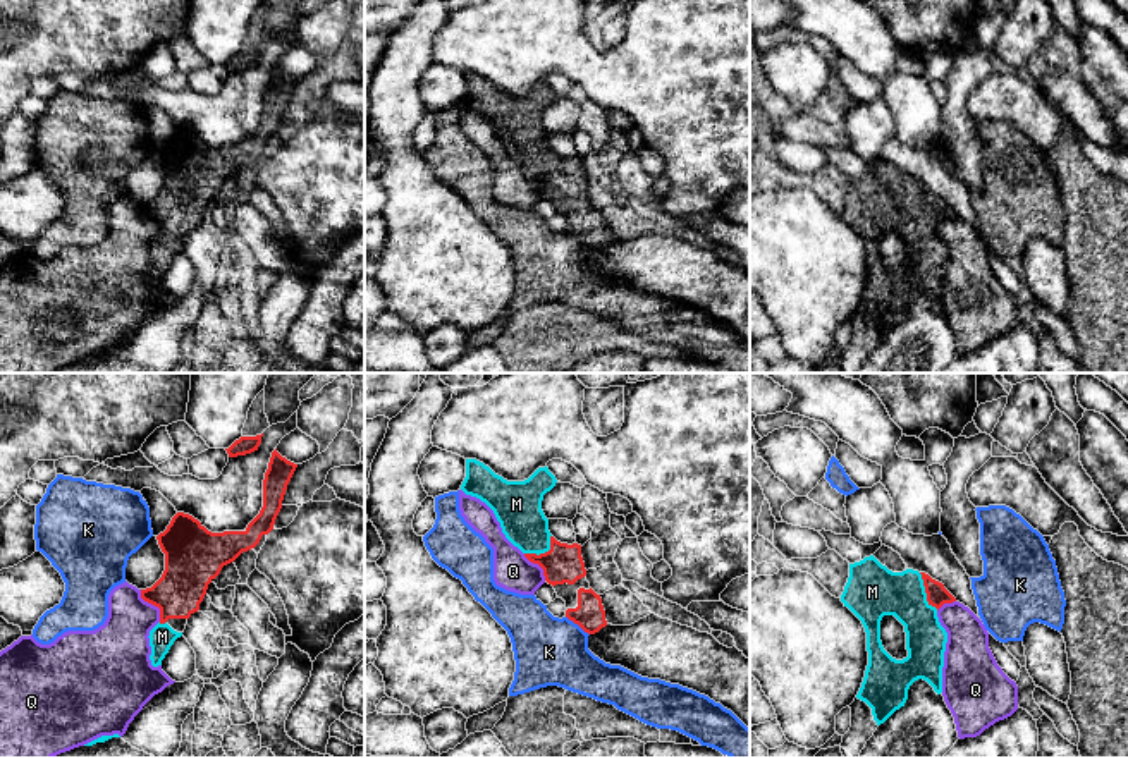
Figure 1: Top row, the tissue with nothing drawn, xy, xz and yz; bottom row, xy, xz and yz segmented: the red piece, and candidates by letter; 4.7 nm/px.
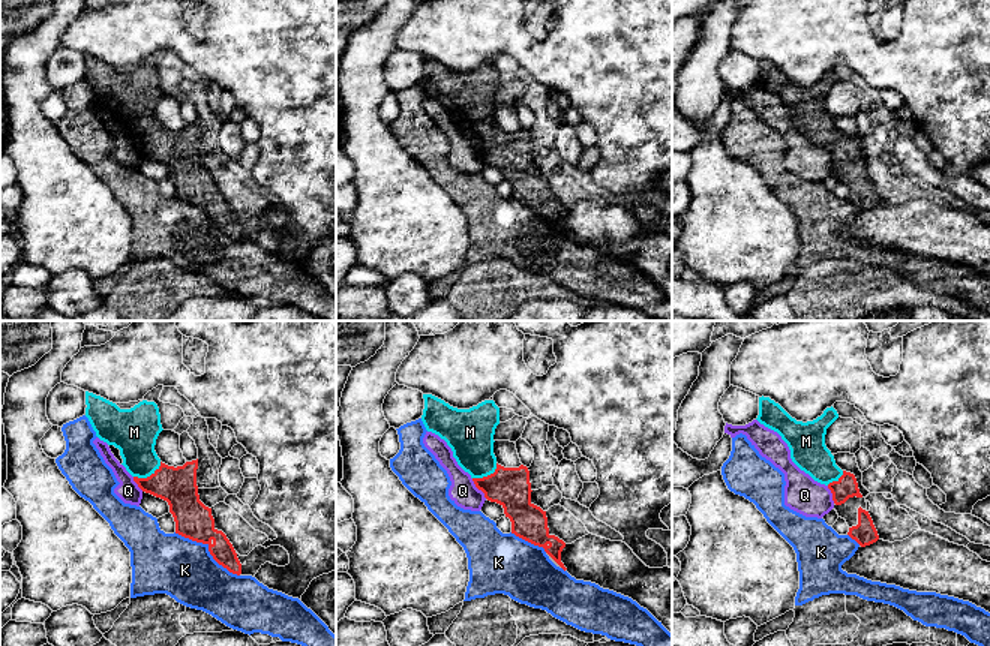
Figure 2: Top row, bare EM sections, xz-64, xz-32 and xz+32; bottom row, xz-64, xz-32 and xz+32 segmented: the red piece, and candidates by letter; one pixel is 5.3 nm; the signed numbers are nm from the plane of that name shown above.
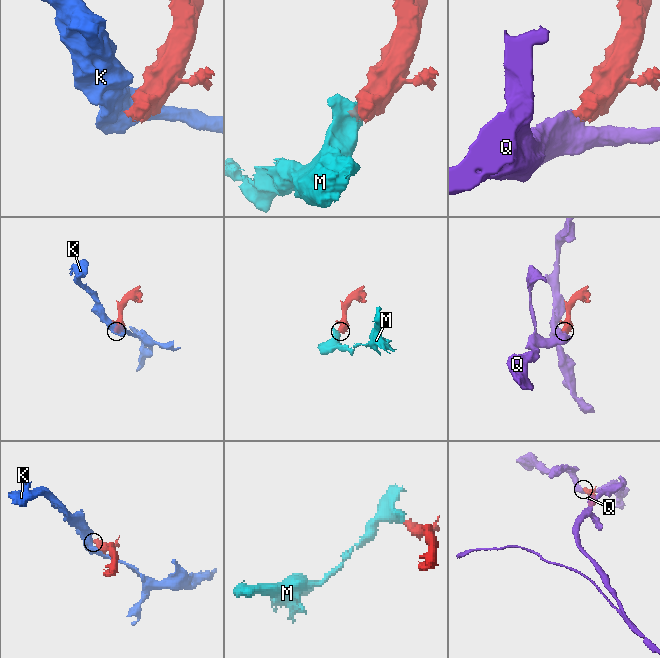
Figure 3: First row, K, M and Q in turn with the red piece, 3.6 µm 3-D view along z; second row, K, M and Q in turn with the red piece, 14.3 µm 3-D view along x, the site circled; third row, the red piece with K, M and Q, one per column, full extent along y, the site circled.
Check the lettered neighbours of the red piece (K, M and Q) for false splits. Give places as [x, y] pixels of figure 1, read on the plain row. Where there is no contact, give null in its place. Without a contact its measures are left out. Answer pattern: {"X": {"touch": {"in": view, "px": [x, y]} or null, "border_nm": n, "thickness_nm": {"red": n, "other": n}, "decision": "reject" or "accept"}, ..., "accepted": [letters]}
{"K": {"touch": {"in": "xz", "px": [578, 239]}, "border_nm": 140, "thickness_nm": {"red": 140, "other": 320}, "decision": "reject"}, "M": {"touch": {"in": "yz", "px": [925, 207]}, "border_nm": 200, "thickness_nm": {"red": 100, "other": 260}, "decision": "accept"}, "Q": {"touch": {"in": "xy", "px": [153, 219]}, "border_nm": 180, "thickness_nm": {"red": 240, "other": 260}, "decision": "reject"}, "accepted": ["M"]}

